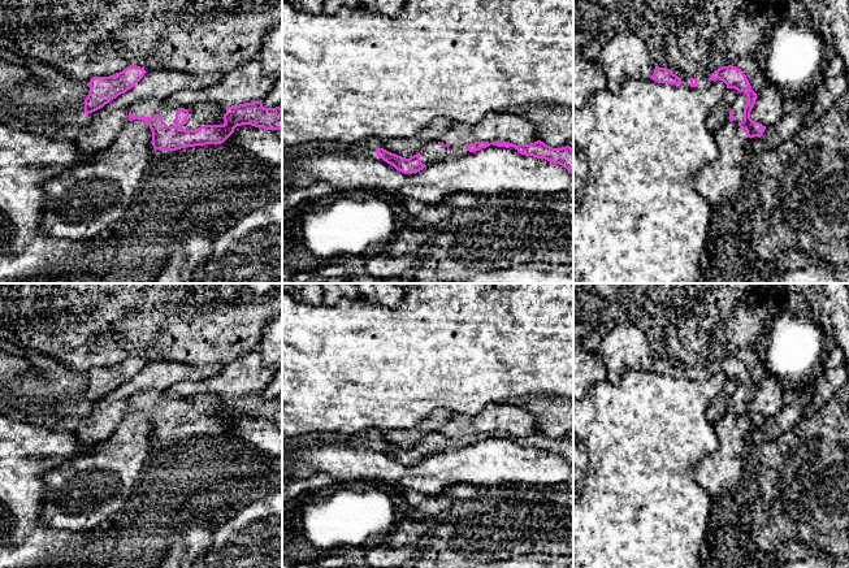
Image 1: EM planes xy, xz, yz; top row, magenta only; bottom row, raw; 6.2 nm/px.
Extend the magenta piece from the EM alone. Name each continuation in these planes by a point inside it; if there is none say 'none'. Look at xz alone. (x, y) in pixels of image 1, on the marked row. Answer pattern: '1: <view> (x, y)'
1: xz (432, 152)

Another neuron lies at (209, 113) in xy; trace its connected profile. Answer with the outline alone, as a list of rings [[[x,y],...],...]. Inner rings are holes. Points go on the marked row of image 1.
[[[216,103],[195,104],[186,107],[185,109],[189,110],[187,121],[182,126],[185,130],[198,130],[204,125],[225,123],[222,117],[226,113],[226,108],[222,108]]]

